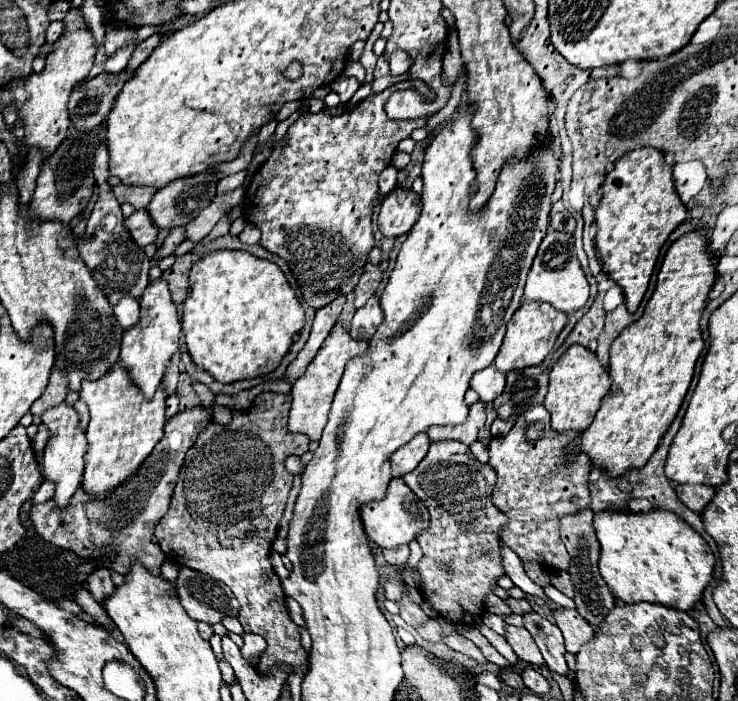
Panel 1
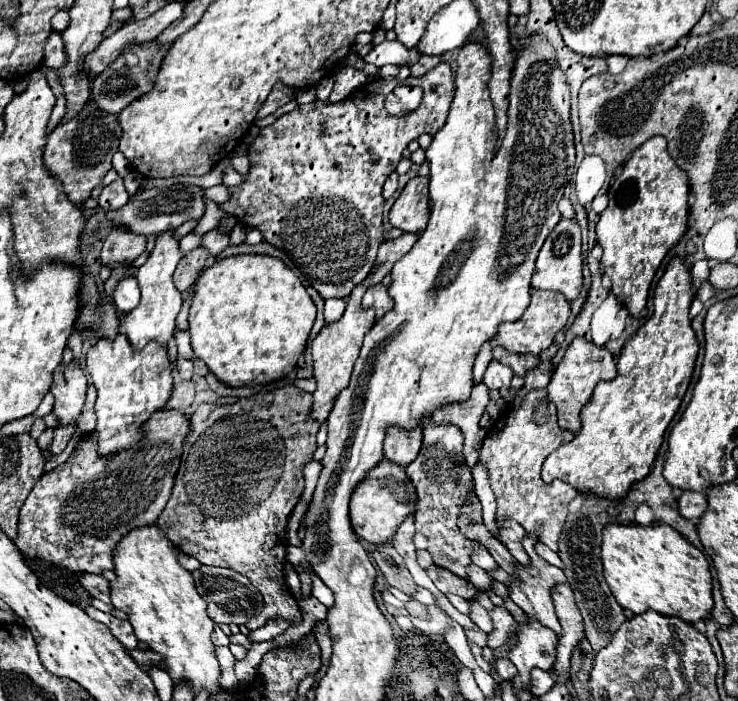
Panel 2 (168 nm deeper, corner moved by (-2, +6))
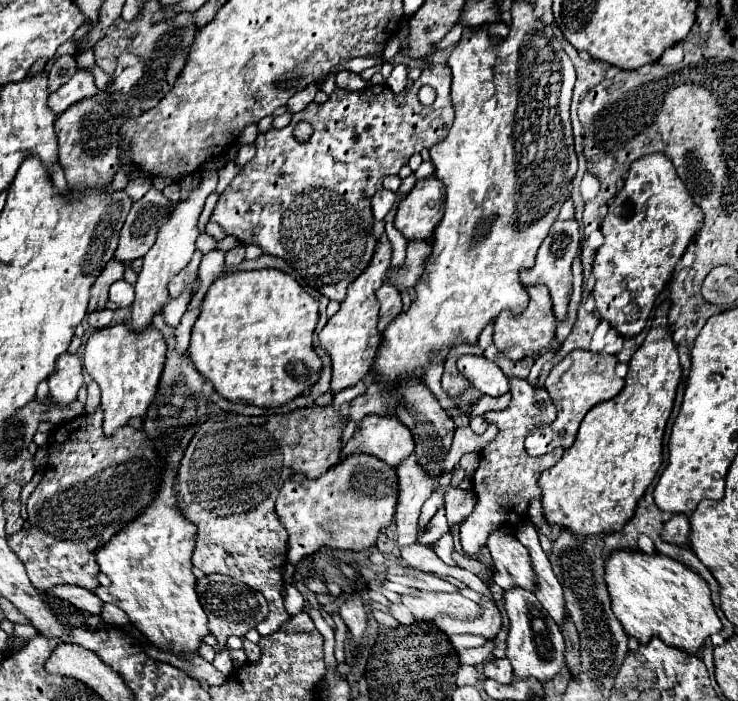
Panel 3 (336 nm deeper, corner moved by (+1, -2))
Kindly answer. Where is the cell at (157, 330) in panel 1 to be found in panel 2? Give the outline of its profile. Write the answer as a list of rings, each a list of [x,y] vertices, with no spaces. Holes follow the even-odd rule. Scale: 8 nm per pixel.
[[[163,232],[157,236],[157,244],[155,244],[151,256],[147,258],[147,262],[137,270],[137,282],[141,288],[141,302],[135,310],[125,314],[125,318],[121,322],[121,332],[131,342],[133,350],[139,350],[139,348],[147,346],[149,342],[167,344],[175,336],[175,320],[181,310],[183,298],[179,294],[179,290],[173,286],[171,276],[173,276],[179,260],[181,260],[179,240],[175,240],[171,236],[171,232]]]

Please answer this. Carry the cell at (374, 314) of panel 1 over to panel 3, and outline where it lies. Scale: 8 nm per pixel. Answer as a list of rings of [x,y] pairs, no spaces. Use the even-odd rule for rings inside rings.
[[[384,284],[378,292],[376,298],[380,302],[380,322],[378,322],[378,332],[382,334],[388,326],[388,322],[392,322],[392,318],[396,318],[402,312],[402,298],[396,286],[392,284]]]

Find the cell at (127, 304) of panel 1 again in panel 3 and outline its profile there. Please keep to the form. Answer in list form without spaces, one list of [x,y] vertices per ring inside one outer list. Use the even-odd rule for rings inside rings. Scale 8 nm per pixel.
[[[118,280],[110,286],[110,300],[116,302],[120,308],[126,308],[132,304],[134,300],[134,286],[124,282],[124,280]]]

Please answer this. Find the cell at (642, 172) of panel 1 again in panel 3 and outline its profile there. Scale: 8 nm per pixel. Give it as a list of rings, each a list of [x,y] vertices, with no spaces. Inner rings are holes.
[[[648,154],[630,166],[622,192],[608,206],[602,222],[604,244],[596,250],[594,300],[602,320],[620,336],[632,338],[646,326],[656,296],[668,284],[674,268],[704,224],[702,210],[694,204],[674,164],[664,154]]]

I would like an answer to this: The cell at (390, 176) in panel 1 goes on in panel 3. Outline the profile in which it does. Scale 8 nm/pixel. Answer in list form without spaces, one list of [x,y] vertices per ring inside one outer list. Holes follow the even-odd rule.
[[[380,190],[374,198],[372,198],[372,216],[374,220],[384,220],[384,216],[390,212],[392,204],[396,200],[396,194],[390,190]]]

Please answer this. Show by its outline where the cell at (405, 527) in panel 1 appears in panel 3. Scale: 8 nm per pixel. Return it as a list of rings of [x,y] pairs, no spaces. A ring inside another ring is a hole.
[[[350,454],[316,480],[302,474],[288,478],[276,500],[276,516],[290,536],[288,560],[298,566],[302,558],[322,548],[354,552],[374,548],[380,528],[390,526],[396,504],[396,470],[370,454]]]

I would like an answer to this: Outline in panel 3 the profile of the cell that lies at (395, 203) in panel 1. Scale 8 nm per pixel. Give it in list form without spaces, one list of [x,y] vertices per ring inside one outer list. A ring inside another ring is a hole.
[[[428,176],[418,180],[412,192],[400,202],[394,226],[406,240],[428,240],[442,214],[444,184],[436,176]]]

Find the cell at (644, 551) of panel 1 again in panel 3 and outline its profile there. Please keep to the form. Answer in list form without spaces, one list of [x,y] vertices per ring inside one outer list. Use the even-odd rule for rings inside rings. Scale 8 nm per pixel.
[[[618,550],[606,562],[606,584],[612,598],[612,612],[628,636],[640,644],[658,636],[688,654],[696,654],[704,642],[722,630],[714,610],[708,584],[684,564],[664,554],[644,554],[638,550]]]

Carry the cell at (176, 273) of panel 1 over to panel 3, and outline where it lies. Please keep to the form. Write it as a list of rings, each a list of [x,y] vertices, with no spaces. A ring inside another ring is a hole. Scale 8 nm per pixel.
[[[196,250],[192,262],[190,262],[184,270],[180,270],[180,272],[170,280],[170,284],[168,284],[168,292],[170,292],[170,296],[178,296],[178,294],[180,294],[180,292],[182,292],[182,290],[196,278],[200,260],[202,260],[202,252]]]

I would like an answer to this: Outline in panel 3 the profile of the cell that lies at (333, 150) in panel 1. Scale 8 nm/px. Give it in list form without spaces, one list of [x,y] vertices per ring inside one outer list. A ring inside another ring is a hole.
[[[438,64],[438,66],[430,66],[430,68],[422,70],[422,76],[418,78],[418,82],[416,82],[412,88],[408,88],[406,92],[402,92],[402,94],[394,94],[386,84],[376,84],[376,86],[370,84],[370,86],[366,86],[366,88],[360,90],[360,92],[346,92],[346,90],[336,88],[334,94],[328,98],[326,104],[320,106],[320,104],[314,104],[314,102],[312,102],[312,104],[308,104],[302,112],[294,114],[288,126],[284,126],[284,128],[280,128],[280,130],[268,130],[266,134],[258,134],[258,138],[256,138],[256,156],[240,170],[240,174],[238,174],[238,176],[228,184],[228,188],[220,194],[220,200],[218,200],[218,204],[216,204],[216,208],[214,208],[210,220],[218,222],[218,224],[226,230],[226,234],[236,236],[242,244],[256,244],[256,246],[260,246],[266,254],[272,254],[272,256],[278,256],[278,258],[286,260],[286,262],[294,268],[294,278],[296,278],[304,288],[314,288],[314,290],[318,290],[320,294],[324,294],[328,300],[342,302],[344,296],[346,296],[348,284],[352,284],[352,282],[364,272],[364,268],[366,268],[368,262],[372,260],[372,254],[374,254],[374,248],[376,248],[376,238],[374,238],[374,234],[372,234],[374,218],[372,218],[372,210],[370,210],[370,200],[372,200],[372,196],[374,196],[378,190],[382,190],[382,182],[384,182],[386,176],[398,174],[398,170],[400,170],[402,166],[408,164],[408,160],[410,160],[412,154],[418,154],[422,148],[432,148],[434,144],[438,144],[440,140],[444,140],[444,138],[448,136],[448,130],[452,128],[452,122],[454,122],[454,108],[452,108],[452,102],[450,102],[450,84],[452,84],[452,72],[450,72],[450,68],[444,66],[444,64]],[[424,84],[430,84],[430,86],[434,86],[434,90],[436,90],[436,100],[434,100],[432,106],[422,106],[420,100],[418,100],[418,90],[420,90],[420,86],[424,86]],[[298,122],[310,122],[310,124],[312,124],[314,134],[312,134],[310,142],[304,142],[304,144],[302,144],[302,142],[296,142],[296,138],[294,138],[292,132],[294,132],[294,128],[296,128]]]

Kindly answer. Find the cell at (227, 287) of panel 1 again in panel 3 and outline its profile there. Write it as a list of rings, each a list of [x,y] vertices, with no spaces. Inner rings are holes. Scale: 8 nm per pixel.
[[[264,268],[250,272],[226,272],[214,280],[202,302],[202,312],[192,328],[188,354],[198,372],[214,384],[214,390],[230,402],[246,402],[260,408],[278,408],[308,392],[322,374],[322,360],[314,352],[312,334],[318,324],[318,300],[292,276]]]

